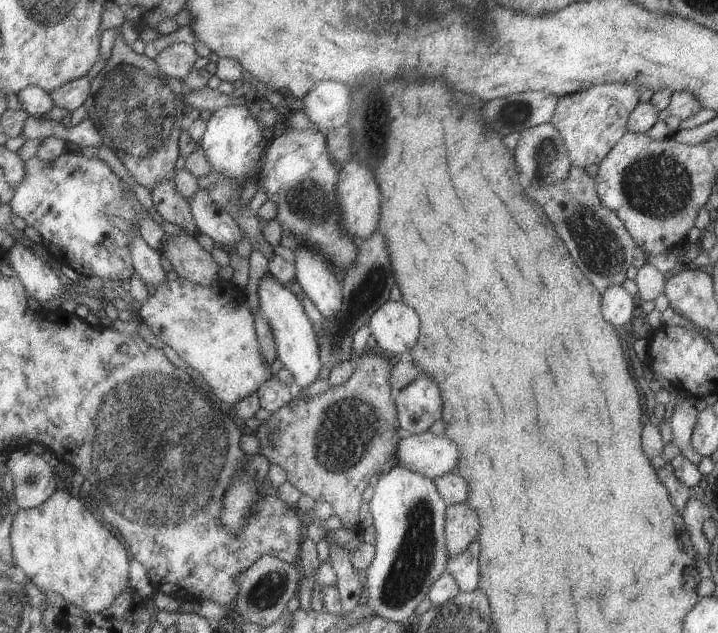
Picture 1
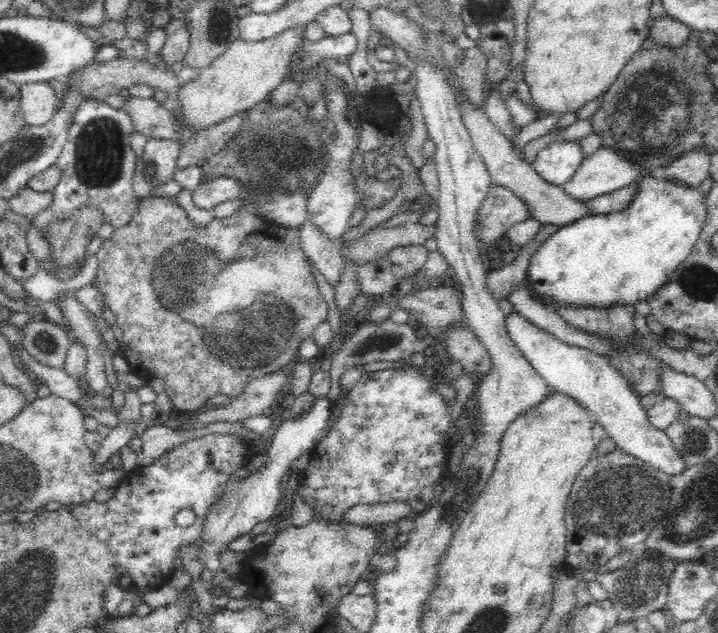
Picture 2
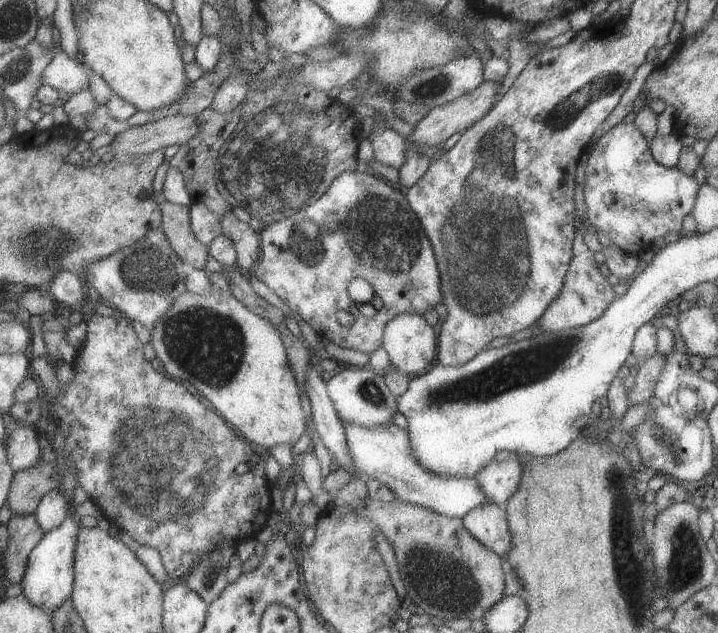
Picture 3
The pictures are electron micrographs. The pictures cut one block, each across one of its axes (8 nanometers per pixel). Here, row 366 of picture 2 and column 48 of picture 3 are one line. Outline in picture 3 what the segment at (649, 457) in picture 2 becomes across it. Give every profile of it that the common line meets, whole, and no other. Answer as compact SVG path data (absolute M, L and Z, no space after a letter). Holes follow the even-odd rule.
M73 513L54 530L43 535L42 540L32 549L27 562L26 574L21 582L27 601L48 614L60 608L73 595L75 575L74 555L80 523Z

